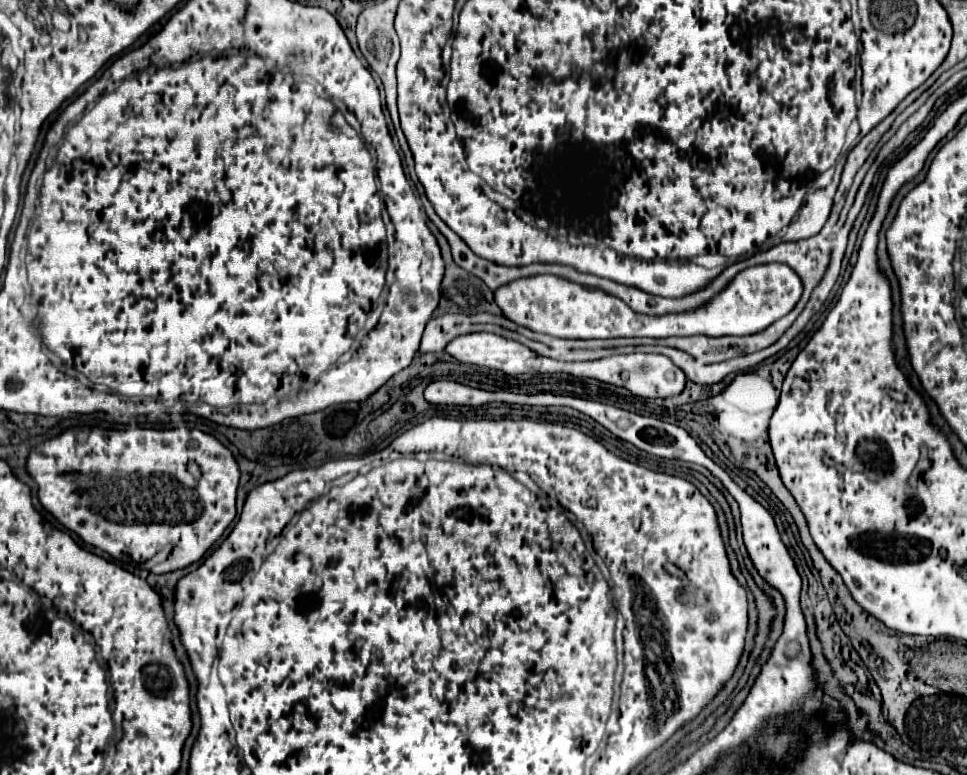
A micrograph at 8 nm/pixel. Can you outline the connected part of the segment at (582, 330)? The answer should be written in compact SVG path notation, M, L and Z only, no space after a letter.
M763 264L751 266L735 276L735 280L713 302L691 310L689 314L665 314L661 318L649 318L637 314L601 294L601 290L589 290L575 282L565 282L557 276L533 276L511 282L495 290L495 302L503 314L519 326L525 326L539 334L549 334L565 340L591 340L591 338L669 338L669 336L695 336L705 334L719 336L747 336L757 334L789 314L803 294L803 282L787 264Z

